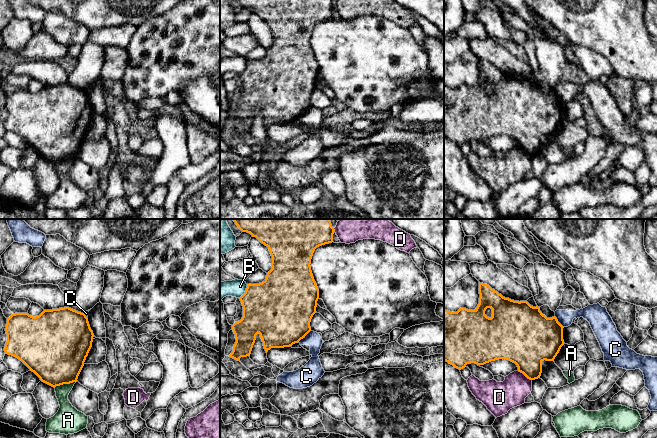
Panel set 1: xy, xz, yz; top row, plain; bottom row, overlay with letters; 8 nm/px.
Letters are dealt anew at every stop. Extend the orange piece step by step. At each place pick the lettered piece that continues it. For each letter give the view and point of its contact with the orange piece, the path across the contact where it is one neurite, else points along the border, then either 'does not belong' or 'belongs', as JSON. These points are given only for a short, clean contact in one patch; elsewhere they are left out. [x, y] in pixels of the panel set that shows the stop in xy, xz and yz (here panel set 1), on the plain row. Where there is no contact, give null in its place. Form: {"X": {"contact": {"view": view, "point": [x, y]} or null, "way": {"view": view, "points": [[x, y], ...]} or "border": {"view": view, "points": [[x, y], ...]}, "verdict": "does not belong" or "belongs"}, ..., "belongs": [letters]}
{"A": {"contact": {"view": "xy", "point": [65, 159]}, "verdict": "does not belong"}, "B": {"contact": {"view": "xz", "point": [245, 67]}, "verdict": "does not belong"}, "C": {"contact": {"view": "xz", "point": [304, 112]}, "border": {"view": "xz", "points": [[310, 106], [298, 117]]}, "verdict": "does not belong"}, "D": {"contact": {"view": "yz", "point": [525, 151]}, "verdict": "does not belong"}, "belongs": []}

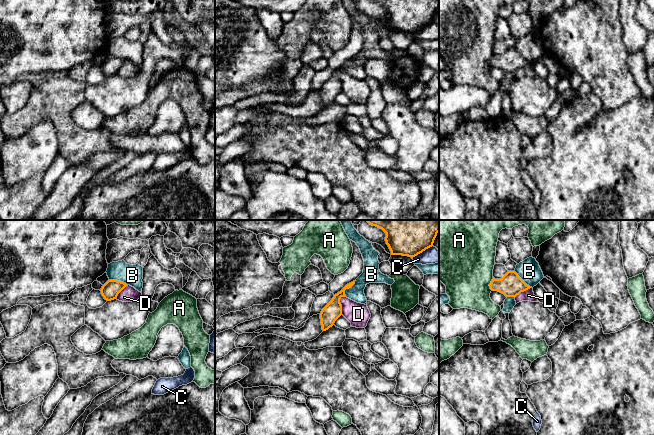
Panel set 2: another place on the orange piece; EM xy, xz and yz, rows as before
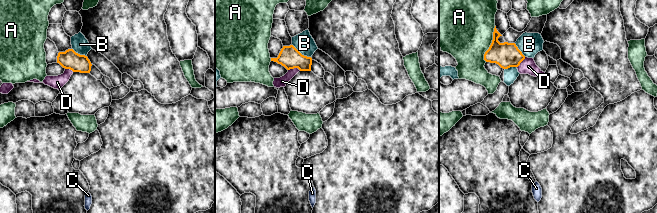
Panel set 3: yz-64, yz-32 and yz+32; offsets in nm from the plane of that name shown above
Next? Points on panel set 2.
{"A": {"contact": {"view": "yz", "point": [489, 60]}, "border": {"view": "yz", "points": [[493, 53], [489, 60], [491, 66]]}, "verdict": "does not belong"}, "B": {"contact": {"view": "xz", "point": [348, 64]}, "verdict": "does not belong"}, "C": {"contact": {"view": "xz", "point": [422, 27]}, "verdict": "does not belong"}, "D": {"contact": {"view": "xz", "point": [340, 80]}, "border": {"view": "xz", "points": [[345, 72], [340, 75], [342, 90]]}, "verdict": "does not belong"}, "belongs": []}

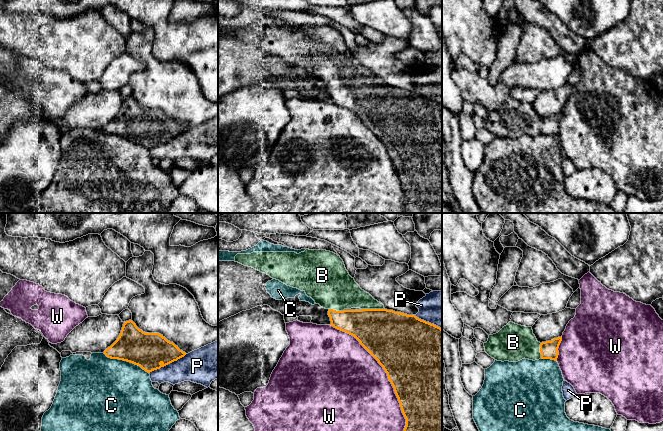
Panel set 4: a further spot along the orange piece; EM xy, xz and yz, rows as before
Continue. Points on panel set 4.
{"B": {"contact": {"view": "xz", "point": [372, 85]}, "verdict": "belongs"}, "C": {"contact": {"view": "xy", "point": [126, 136]}, "verdict": "does not belong"}, "P": {"contact": {"view": "xy", "point": [167, 140]}, "verdict": "does not belong"}, "W": {"contact": {"view": "xz", "point": [387, 151]}, "verdict": "does not belong"}, "belongs": ["B"]}

